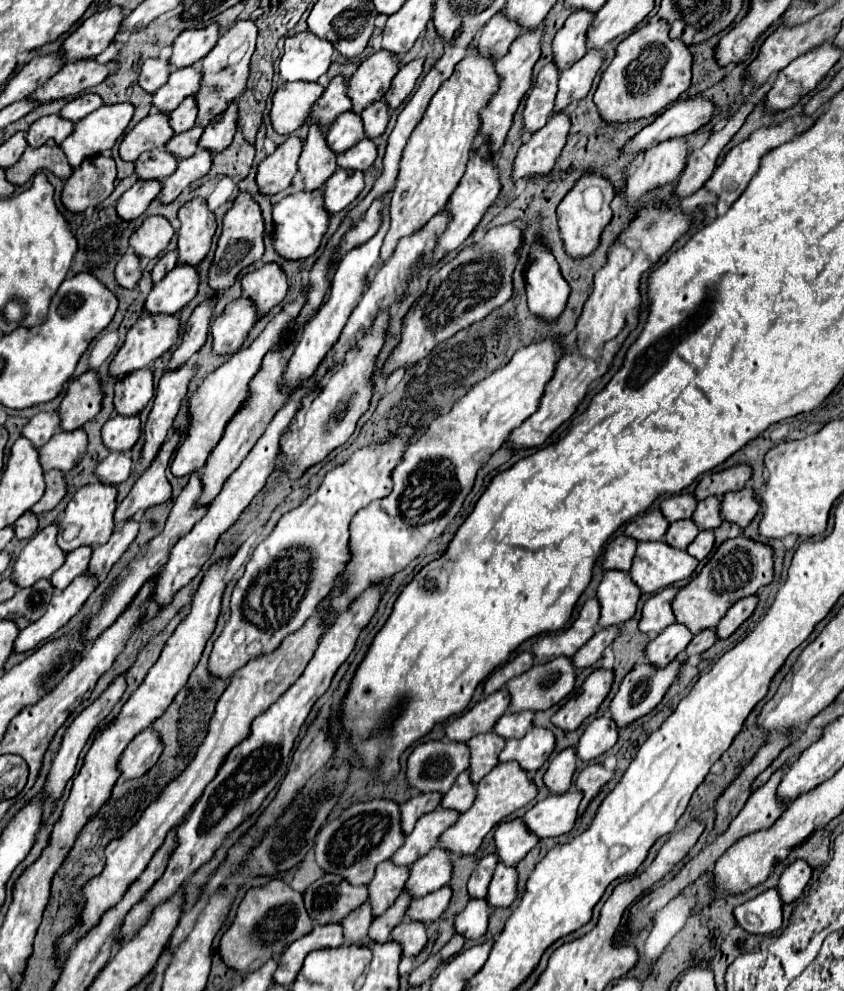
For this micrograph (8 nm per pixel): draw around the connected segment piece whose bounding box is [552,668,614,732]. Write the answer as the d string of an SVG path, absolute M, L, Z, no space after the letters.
M598 668L594 670L578 688L574 696L566 700L566 704L552 716L552 724L564 732L576 730L588 716L592 716L602 700L608 696L614 680L612 670Z

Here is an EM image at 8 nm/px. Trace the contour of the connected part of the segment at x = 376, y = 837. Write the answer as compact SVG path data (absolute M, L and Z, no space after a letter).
M372 800L360 802L346 808L336 820L328 822L316 838L316 864L328 874L344 876L350 884L368 884L380 862L388 860L404 842L400 830L398 804L392 800Z

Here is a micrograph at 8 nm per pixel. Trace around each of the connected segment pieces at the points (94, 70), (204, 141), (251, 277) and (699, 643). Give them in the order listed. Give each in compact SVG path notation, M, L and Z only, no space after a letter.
M78 60L78 62L68 62L64 64L46 84L36 88L28 98L34 100L36 104L48 104L52 100L68 98L68 96L78 96L86 88L98 86L108 74L116 72L114 62L100 64L96 60Z
M230 104L224 116L220 114L218 120L206 126L200 138L200 148L210 150L212 154L218 154L224 148L228 148L228 144L232 144L232 138L236 134L236 118L238 118L238 106Z
M264 264L260 270L246 274L242 280L242 296L252 298L256 312L262 318L272 306L280 304L286 296L286 274L276 264Z
M708 628L708 630L696 634L696 636L690 640L690 644L684 648L684 656L690 658L690 656L696 656L696 654L702 654L702 652L706 652L714 642L716 642L716 632Z

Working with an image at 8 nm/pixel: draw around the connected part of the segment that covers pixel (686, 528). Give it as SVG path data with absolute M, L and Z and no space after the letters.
M678 520L674 524L670 524L668 532L666 532L666 544L672 548L680 548L684 550L698 534L698 526L692 520Z

